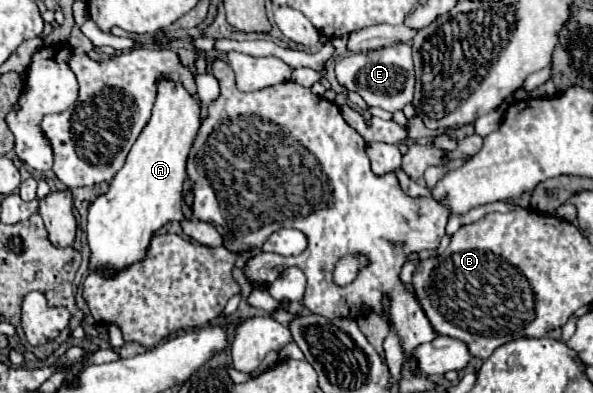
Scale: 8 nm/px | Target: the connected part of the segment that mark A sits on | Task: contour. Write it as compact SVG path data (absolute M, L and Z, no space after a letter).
M159 80L153 116L133 144L125 166L111 180L109 190L89 206L87 242L91 250L89 272L111 278L145 258L153 234L167 222L181 222L181 188L187 178L185 162L199 132L199 100L181 84Z

